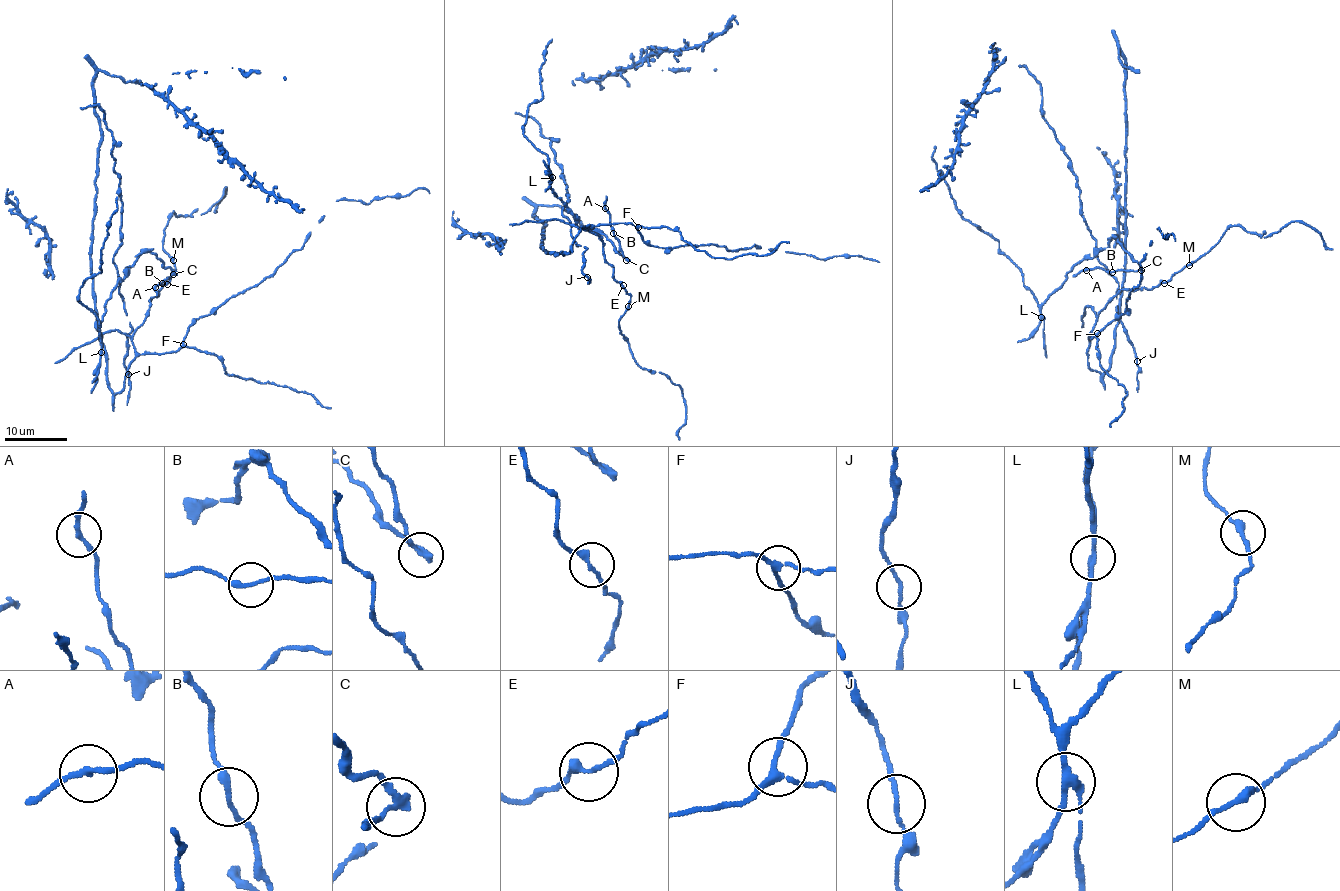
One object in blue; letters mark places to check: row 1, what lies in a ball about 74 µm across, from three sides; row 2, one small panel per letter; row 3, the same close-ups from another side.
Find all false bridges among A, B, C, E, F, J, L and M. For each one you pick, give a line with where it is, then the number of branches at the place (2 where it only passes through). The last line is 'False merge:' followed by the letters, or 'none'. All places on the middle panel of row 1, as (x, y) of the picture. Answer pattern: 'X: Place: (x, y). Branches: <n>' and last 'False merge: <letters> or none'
C: Place: (626, 260). Branches: 2
L: Place: (552, 177). Branches: 3
False merge: C, L

